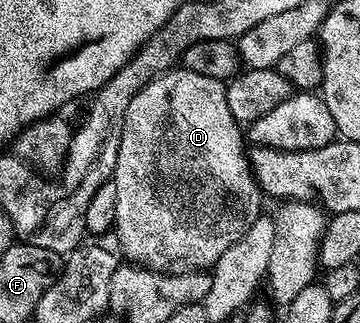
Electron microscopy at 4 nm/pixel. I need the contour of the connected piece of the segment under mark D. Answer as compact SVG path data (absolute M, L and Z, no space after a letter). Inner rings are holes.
M167 70L150 80L150 84L130 100L122 124L122 144L118 148L114 175L118 192L114 233L120 240L125 259L161 272L208 270L230 244L248 231L251 222L261 217L262 191L246 161L246 134L240 130L243 130L241 123L236 122L230 104L226 104L225 83L193 70Z

